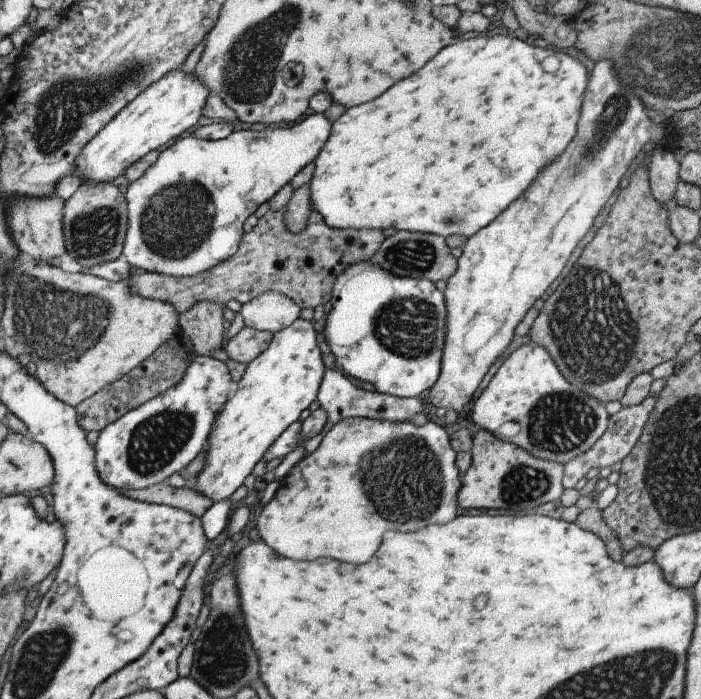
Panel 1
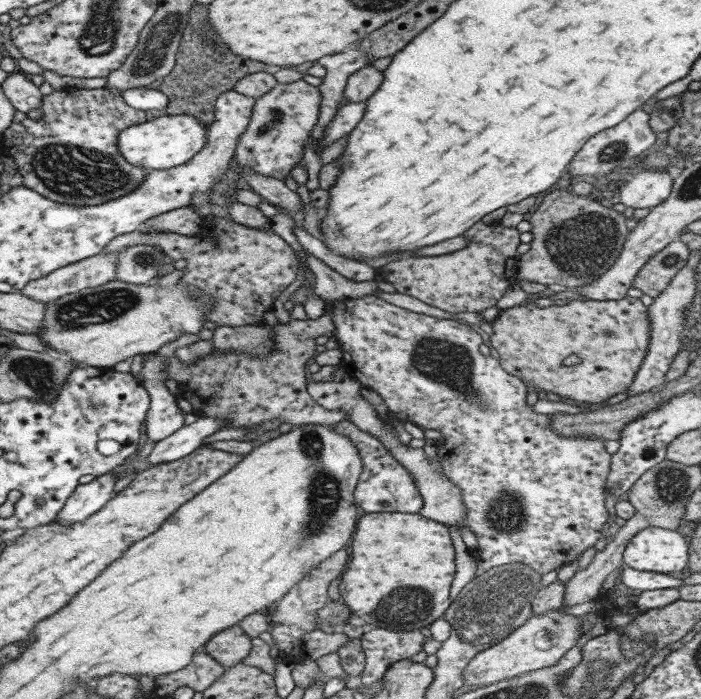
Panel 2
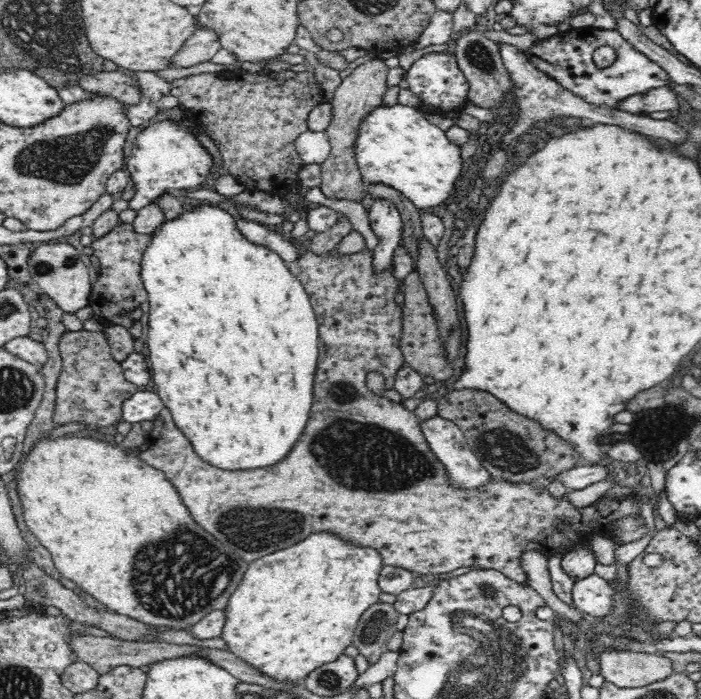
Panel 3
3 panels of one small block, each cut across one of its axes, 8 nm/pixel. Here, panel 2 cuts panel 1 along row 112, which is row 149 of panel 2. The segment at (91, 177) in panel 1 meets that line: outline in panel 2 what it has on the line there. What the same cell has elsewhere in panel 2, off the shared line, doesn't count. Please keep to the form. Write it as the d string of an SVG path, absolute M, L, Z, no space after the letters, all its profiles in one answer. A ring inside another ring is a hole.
M156 114L154 119L130 126L117 134L116 145L125 162L145 171L166 170L185 164L206 143L205 123L191 114Z

